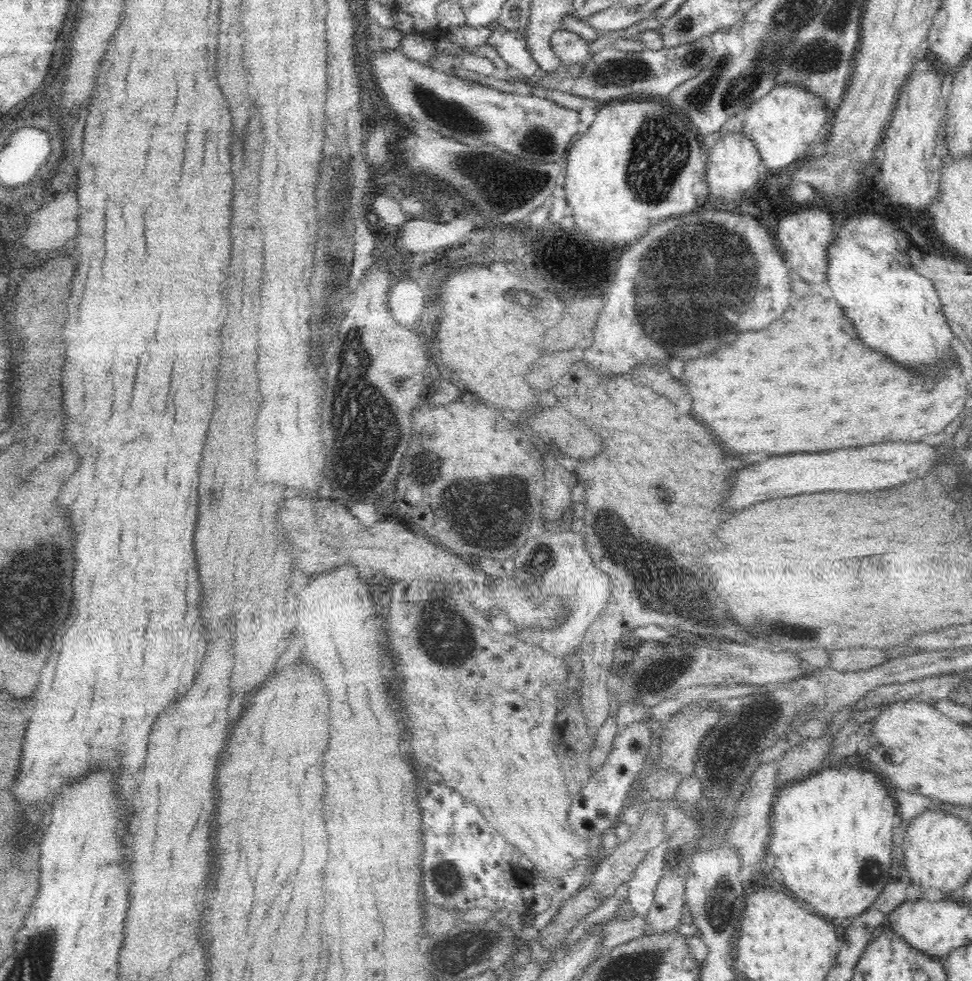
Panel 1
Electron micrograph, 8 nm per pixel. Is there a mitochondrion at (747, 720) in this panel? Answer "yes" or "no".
yes

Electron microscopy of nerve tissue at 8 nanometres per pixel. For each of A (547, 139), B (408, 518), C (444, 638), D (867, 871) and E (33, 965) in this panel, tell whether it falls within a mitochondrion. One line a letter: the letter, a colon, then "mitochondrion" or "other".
A: mitochondrion
B: other
C: mitochondrion
D: mitochondrion
E: mitochondrion

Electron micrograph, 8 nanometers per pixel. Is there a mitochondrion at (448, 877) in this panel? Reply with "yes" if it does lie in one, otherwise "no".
yes

